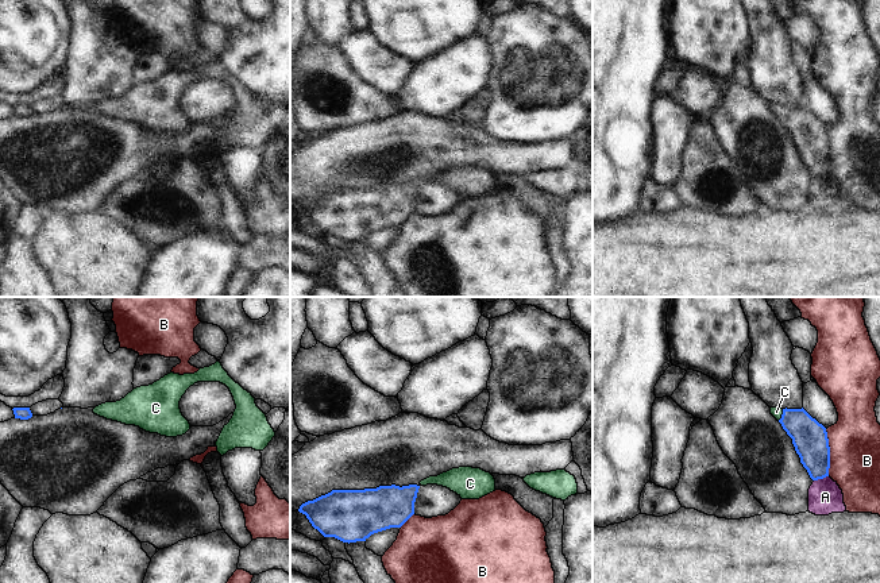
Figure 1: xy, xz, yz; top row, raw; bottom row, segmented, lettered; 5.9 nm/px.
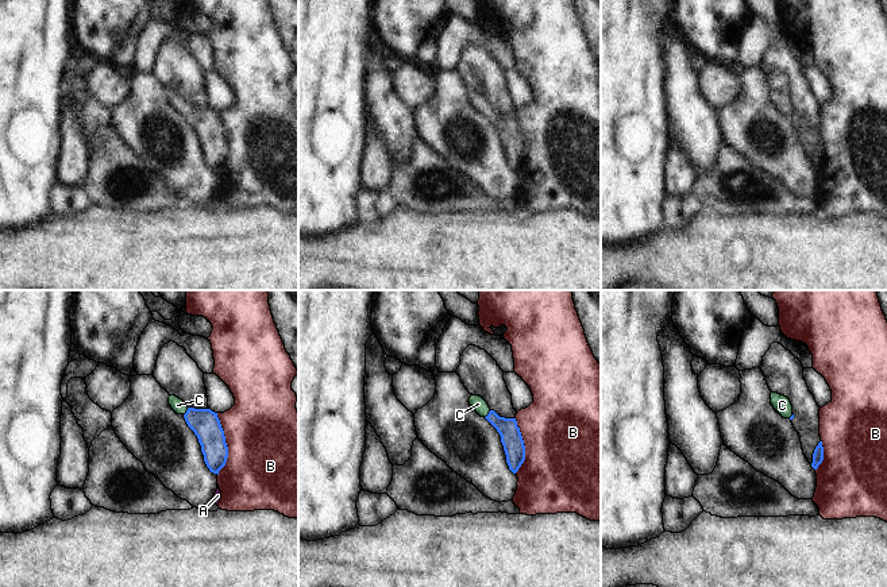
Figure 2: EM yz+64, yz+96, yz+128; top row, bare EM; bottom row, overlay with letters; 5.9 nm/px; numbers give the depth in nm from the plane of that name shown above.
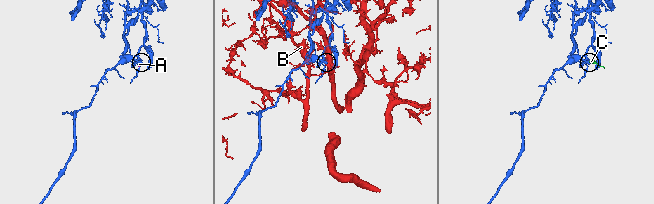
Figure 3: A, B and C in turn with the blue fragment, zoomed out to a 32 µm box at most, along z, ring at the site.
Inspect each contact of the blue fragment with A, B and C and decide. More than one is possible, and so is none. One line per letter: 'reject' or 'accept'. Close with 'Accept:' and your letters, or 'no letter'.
A: reject
B: reject
C: accept
Accept: C

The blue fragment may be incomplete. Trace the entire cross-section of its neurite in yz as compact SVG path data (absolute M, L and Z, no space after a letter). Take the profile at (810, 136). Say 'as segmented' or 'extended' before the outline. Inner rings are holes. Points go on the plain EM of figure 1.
extended; M771 105L771 112L792 136L800 161L813 178L829 174L830 144L826 126L802 107Z

